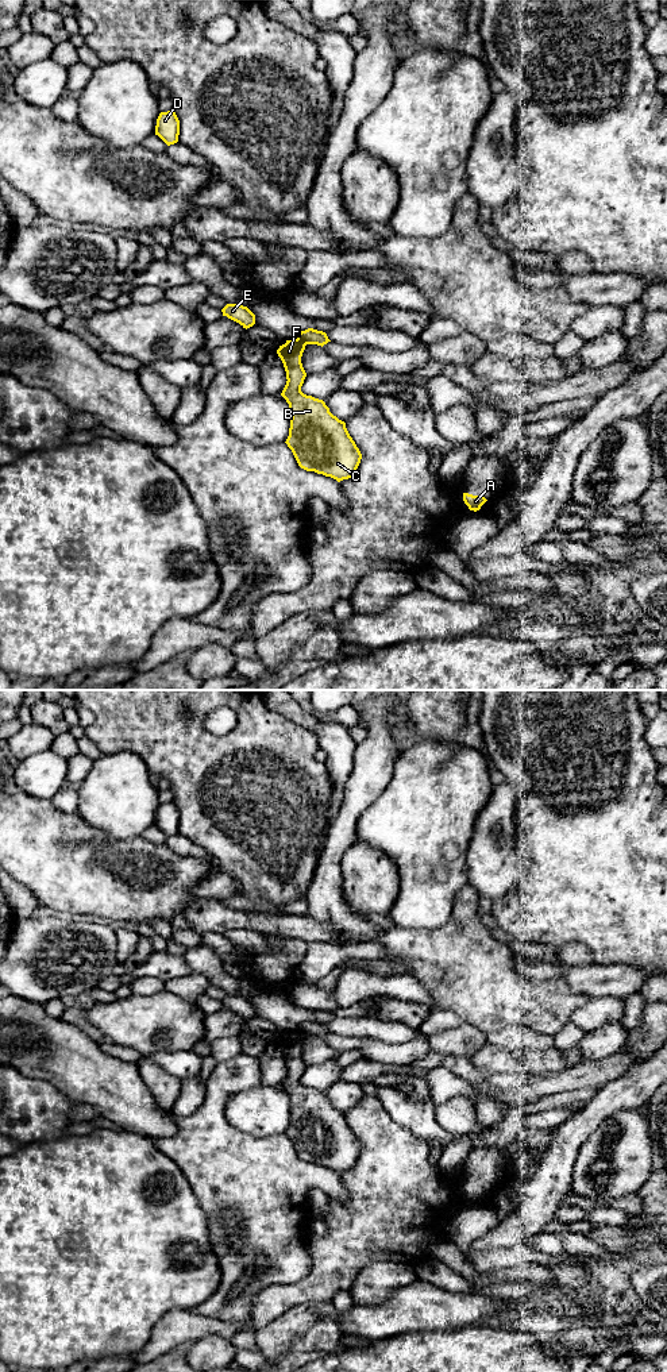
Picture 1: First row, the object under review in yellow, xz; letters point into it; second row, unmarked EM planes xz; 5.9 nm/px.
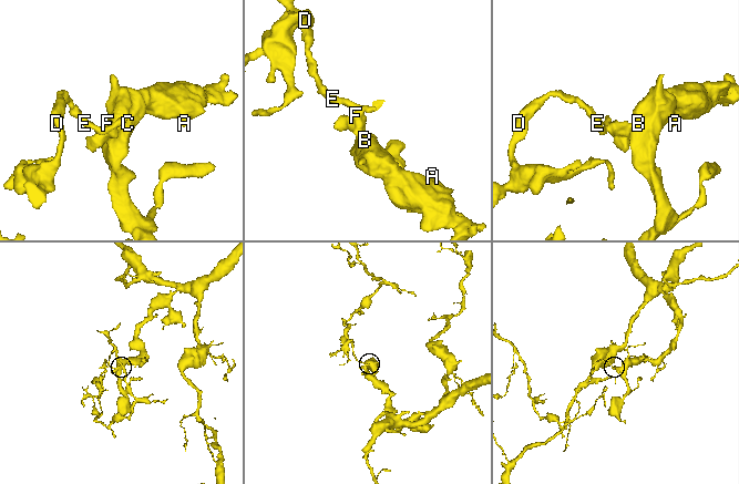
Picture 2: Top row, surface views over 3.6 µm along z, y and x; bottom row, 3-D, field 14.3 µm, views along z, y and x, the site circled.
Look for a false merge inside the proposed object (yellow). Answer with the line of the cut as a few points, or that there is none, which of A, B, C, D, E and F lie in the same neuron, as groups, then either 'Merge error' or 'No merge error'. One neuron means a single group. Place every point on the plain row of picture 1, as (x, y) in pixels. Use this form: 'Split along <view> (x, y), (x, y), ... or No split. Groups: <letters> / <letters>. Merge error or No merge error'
Split along xz (297, 1029), (305, 1036). Groups: A B C F / D E. Merge error

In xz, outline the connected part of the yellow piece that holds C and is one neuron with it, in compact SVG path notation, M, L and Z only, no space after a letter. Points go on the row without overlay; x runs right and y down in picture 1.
M292 1030L277 1041L288 1071L281 1087L289 1095L292 1106L285 1134L301 1160L340 1173L355 1165L362 1145L346 1114L334 1107L323 1091L301 1083L306 1068L301 1055L305 1037L304 1033Z

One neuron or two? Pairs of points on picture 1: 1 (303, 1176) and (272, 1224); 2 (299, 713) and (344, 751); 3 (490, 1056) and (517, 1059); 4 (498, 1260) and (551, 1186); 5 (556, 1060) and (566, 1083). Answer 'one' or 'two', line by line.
1: one
2: one
3: one
4: two
5: two

